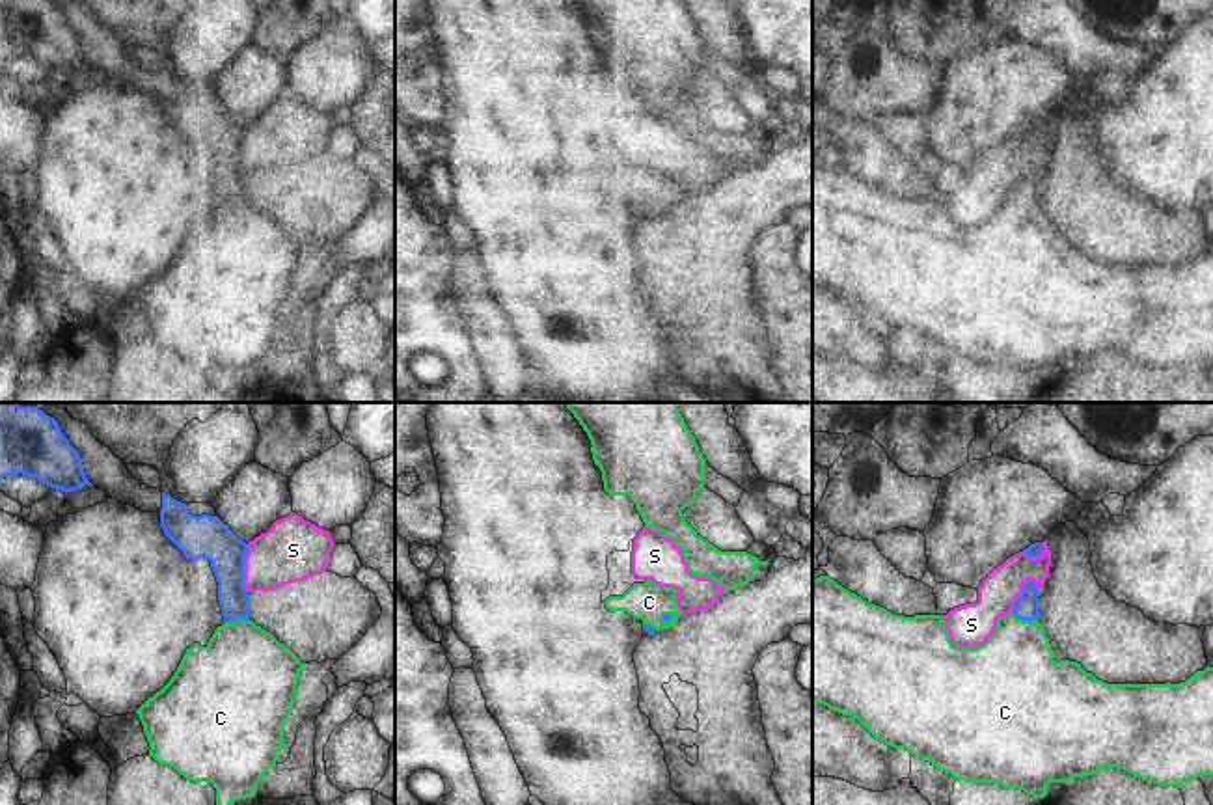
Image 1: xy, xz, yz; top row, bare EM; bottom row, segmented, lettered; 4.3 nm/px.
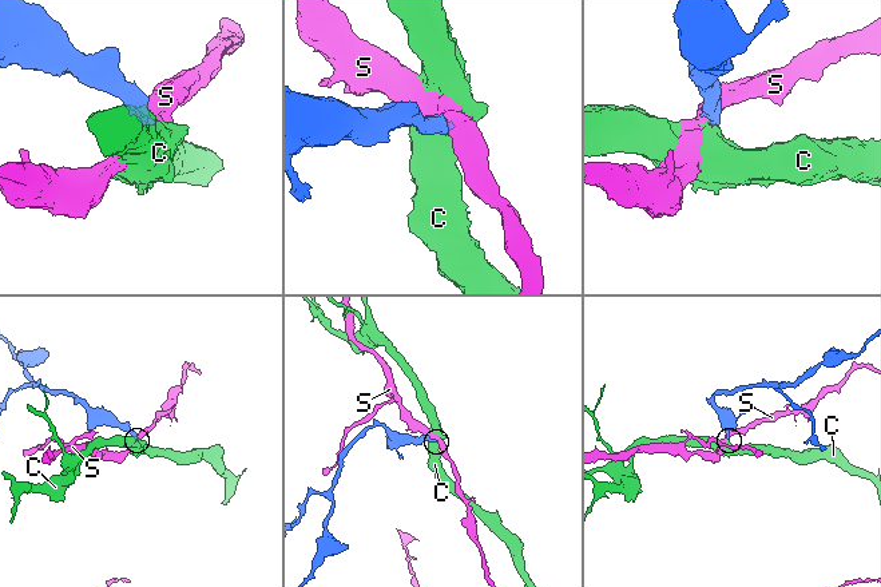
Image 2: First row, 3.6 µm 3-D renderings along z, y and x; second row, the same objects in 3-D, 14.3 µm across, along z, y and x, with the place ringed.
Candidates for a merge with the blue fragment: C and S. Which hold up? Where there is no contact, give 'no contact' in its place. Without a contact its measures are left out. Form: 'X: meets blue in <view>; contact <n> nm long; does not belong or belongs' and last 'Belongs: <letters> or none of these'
C: meets blue in yz; contact 120 nm long; belongs
S: meets blue in xy; contact 200 nm long; does not belong
Belongs: C

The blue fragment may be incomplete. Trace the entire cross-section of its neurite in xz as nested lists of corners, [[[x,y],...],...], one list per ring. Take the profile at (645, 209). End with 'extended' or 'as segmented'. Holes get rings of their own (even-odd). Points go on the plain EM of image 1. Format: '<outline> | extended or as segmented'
[[[652,162],[634,166],[622,179],[606,181],[606,190],[613,196],[626,194],[643,203],[643,214],[671,211],[680,198],[675,183],[676,171],[660,170]]] | extended

